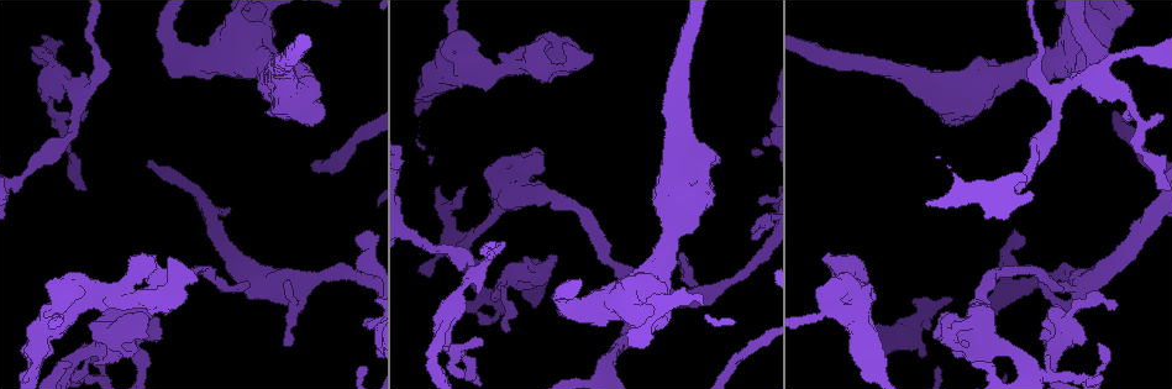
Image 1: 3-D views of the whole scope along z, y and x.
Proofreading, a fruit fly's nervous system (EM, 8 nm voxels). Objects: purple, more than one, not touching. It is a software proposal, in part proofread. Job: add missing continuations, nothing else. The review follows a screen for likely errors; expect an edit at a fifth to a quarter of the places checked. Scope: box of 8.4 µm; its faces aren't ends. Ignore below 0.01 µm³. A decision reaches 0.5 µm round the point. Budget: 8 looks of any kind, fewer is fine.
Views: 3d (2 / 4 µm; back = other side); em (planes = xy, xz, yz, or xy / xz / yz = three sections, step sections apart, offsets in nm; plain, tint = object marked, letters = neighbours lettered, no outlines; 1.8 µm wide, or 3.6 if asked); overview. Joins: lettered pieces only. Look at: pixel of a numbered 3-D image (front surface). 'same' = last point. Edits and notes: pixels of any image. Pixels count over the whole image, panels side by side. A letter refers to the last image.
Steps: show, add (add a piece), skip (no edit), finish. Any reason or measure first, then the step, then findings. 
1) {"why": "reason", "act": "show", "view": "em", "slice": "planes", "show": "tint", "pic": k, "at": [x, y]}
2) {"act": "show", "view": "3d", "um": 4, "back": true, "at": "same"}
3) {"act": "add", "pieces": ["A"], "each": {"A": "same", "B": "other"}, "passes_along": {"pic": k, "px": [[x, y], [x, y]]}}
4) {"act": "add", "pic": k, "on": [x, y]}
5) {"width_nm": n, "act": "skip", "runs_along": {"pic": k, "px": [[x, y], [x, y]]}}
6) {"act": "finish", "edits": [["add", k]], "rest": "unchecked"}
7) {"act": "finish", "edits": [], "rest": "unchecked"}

{"act": "show", "view": "3d", "um": 4, "back": true, "pic": 1, "at": [488, 195]}

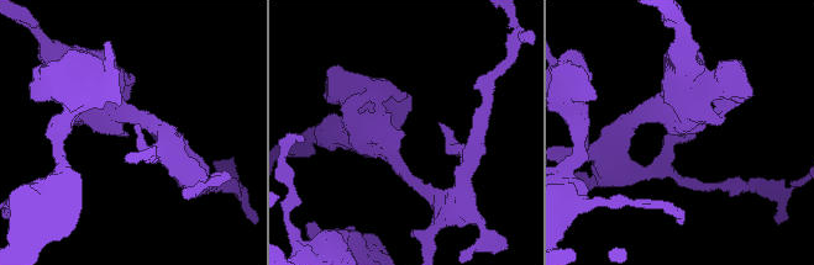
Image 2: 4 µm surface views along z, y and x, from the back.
{"act": "show", "view": "em", "slice": "planes", "show": "letters", "pic": 2, "at": [405, 135]}

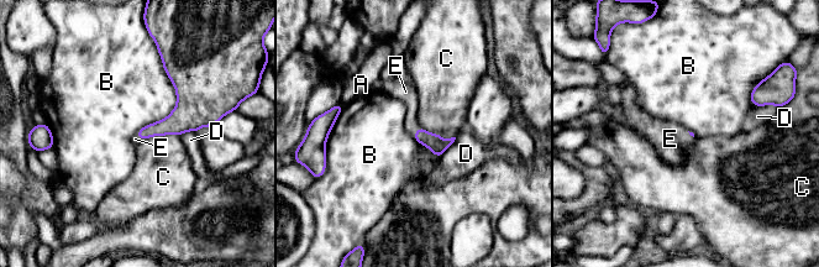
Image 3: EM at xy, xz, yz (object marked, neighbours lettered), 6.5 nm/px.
{"act": "add", "pieces": ["E"], "each": {"A": "other", "B": "other", "C": "other", "D": "other", "E": "same"}, "found": "the neuron continues"}

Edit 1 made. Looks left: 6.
{"why": "thin end", "act": "show", "view": "3d", "um": 4, "back": true, "pic": 1, "at": [1037, 286]}

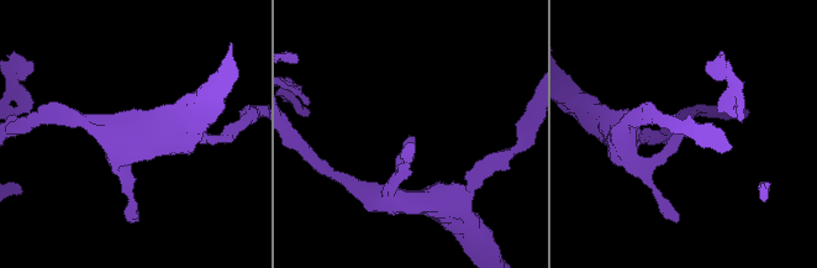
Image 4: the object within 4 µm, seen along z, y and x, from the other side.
{"why": "now the EM", "act": "show", "view": "em", "um": 3.6, "slice": "xz", "step": 16, "show": "plain", "pic": 4, "at": [410, 136]}

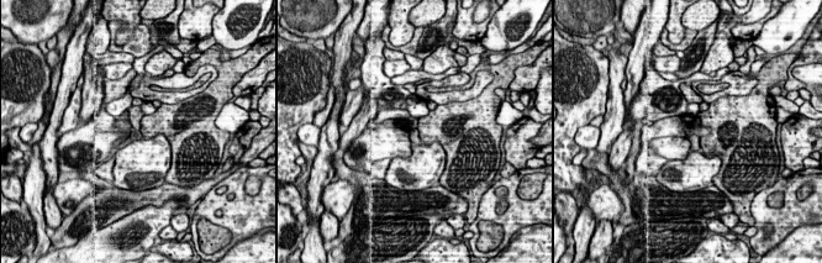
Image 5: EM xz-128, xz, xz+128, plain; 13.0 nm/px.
{"why": "what lies round it", "act": "show", "view": "em", "um": 3.6, "slice": "xz", "step": 16, "show": "letters", "at": "same"}

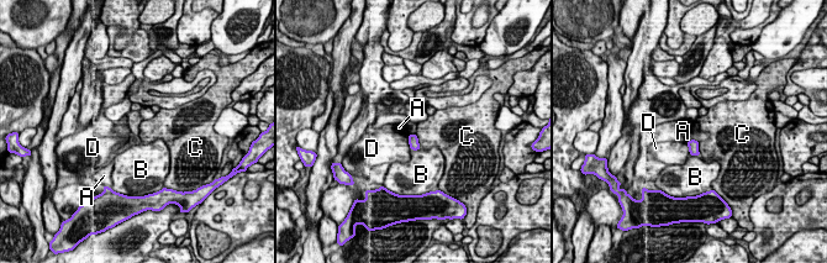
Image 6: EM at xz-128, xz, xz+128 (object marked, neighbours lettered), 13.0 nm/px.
{"act": "skip", "each": {"A": "other", "B": "other", "C": "other", "D": "other"}, "border": {"pic": 6, "px": [[698, 141], [690, 140], [686, 143]]}, "found": "none of them fits"}

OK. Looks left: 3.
{"why": "branch stops here", "act": "show", "view": "em", "slice": "planes", "show": "letters", "pic": 1, "at": [156, 337]}

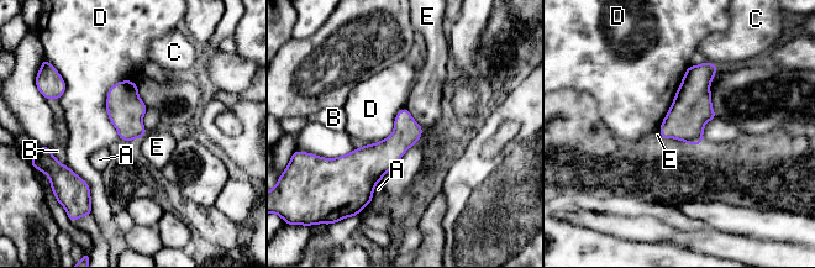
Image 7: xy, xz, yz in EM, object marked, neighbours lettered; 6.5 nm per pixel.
{"width_nm": 180, "longest_contact_nm": ["D", 400], "act": "skip", "each": {"A": "other", "B": "other", "C": "other", "D": "other", "E": "other"}, "found": "none of them fits"}

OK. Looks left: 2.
{"act": "finish", "edits": [["add", 3]], "rest": "unchecked"}

